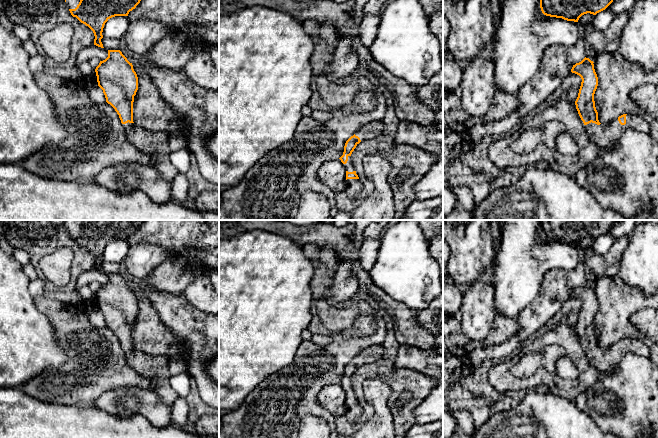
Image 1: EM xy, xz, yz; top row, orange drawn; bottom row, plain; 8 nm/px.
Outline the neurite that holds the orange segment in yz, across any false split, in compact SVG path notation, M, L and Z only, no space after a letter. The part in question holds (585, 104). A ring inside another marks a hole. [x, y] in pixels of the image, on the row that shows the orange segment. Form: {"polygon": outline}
{"polygon": "M585 57L571 69L572 73L579 75L582 79L575 105L590 140L598 146L600 151L604 151L613 149L622 132L627 128L649 134L649 123L638 114L623 114L609 123L599 122L594 101L598 77L593 63Z"}

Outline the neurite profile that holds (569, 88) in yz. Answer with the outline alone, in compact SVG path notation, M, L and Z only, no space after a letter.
M572 72L569 73L554 93L536 109L537 112L541 112L548 107L553 106L562 98L570 102L575 102L578 97L581 82L582 79L579 75Z

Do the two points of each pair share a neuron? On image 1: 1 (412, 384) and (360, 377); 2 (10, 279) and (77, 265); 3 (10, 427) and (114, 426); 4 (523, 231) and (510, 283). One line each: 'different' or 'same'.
1: same
2: different
3: same
4: same

